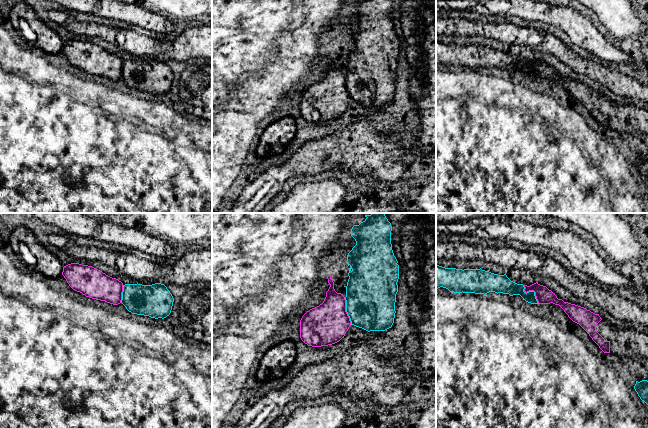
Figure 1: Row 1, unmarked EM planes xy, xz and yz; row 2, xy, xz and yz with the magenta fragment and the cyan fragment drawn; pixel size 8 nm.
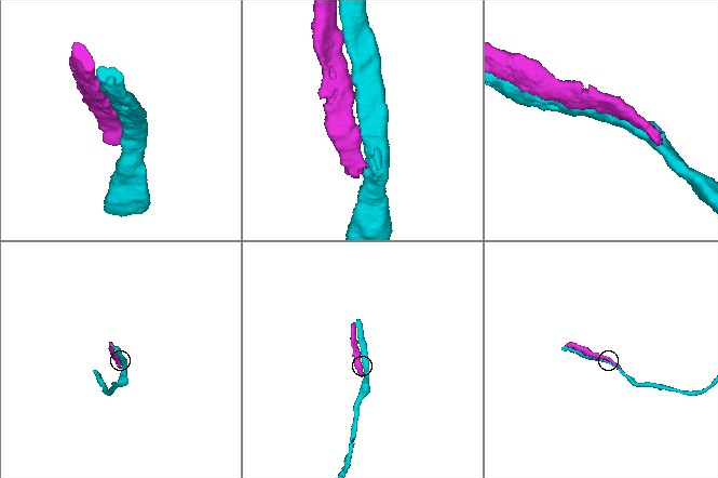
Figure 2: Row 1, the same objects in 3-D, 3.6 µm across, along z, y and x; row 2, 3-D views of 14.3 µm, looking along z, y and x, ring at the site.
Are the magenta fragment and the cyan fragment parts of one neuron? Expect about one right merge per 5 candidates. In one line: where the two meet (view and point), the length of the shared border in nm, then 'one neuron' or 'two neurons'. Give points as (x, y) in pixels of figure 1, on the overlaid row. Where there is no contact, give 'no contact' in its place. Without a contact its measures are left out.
yz (532, 290) | 200 nm | two neurons

